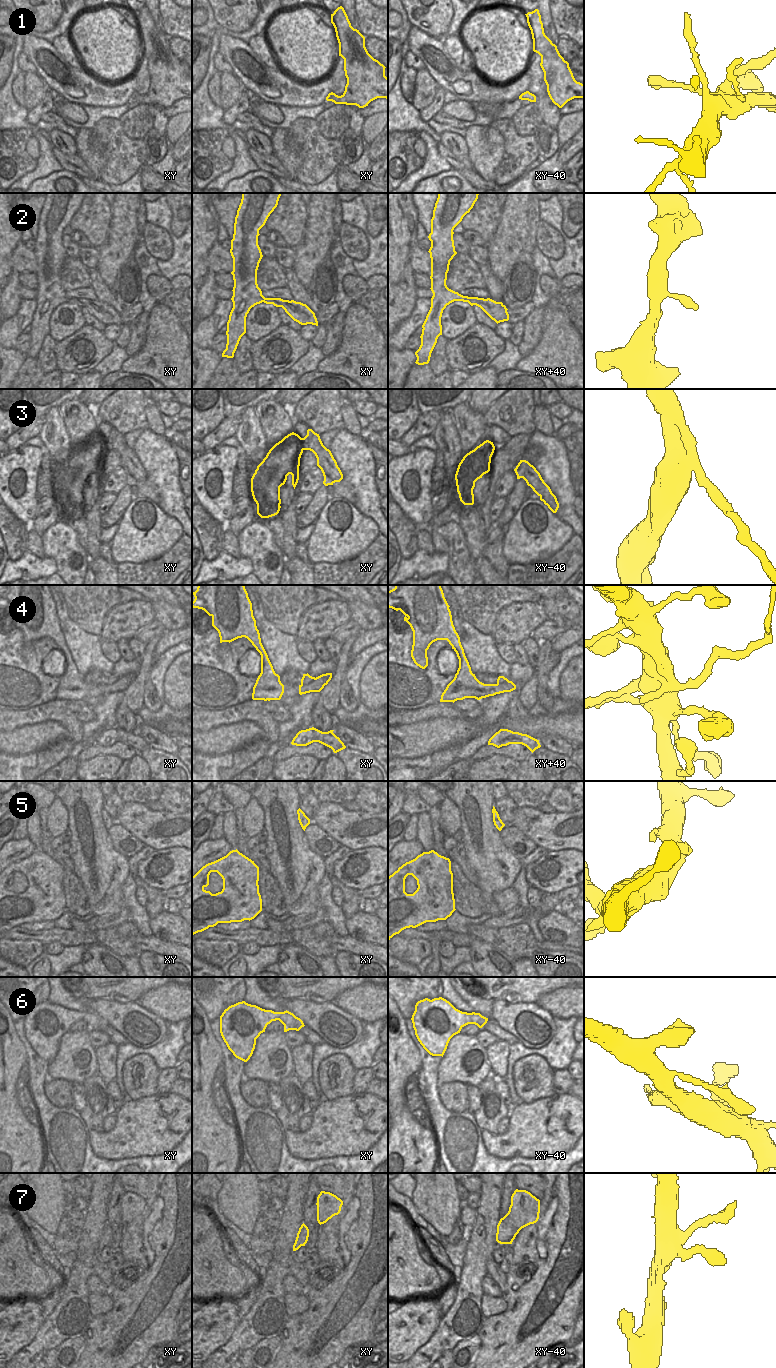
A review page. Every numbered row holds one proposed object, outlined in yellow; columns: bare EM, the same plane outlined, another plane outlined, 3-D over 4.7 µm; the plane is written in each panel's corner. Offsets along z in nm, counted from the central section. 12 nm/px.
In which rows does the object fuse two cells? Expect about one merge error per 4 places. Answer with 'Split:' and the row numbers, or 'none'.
Split: 4

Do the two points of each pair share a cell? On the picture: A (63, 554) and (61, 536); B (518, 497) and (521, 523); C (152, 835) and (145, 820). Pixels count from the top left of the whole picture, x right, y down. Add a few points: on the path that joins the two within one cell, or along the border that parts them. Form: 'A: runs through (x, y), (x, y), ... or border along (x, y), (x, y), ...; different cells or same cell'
A: runs through (63, 550), (61, 540); same cell
B: border along (526, 498), (508, 524); different cells
C: runs through (152, 831), (146, 824); same cell

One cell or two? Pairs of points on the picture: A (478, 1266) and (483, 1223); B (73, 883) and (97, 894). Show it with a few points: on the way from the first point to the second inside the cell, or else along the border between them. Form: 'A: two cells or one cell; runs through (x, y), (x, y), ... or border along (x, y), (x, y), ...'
A: one cell; runs through (478, 1255), (483, 1234)
B: two cells; border along (73, 872), (82, 885), (90, 909)

